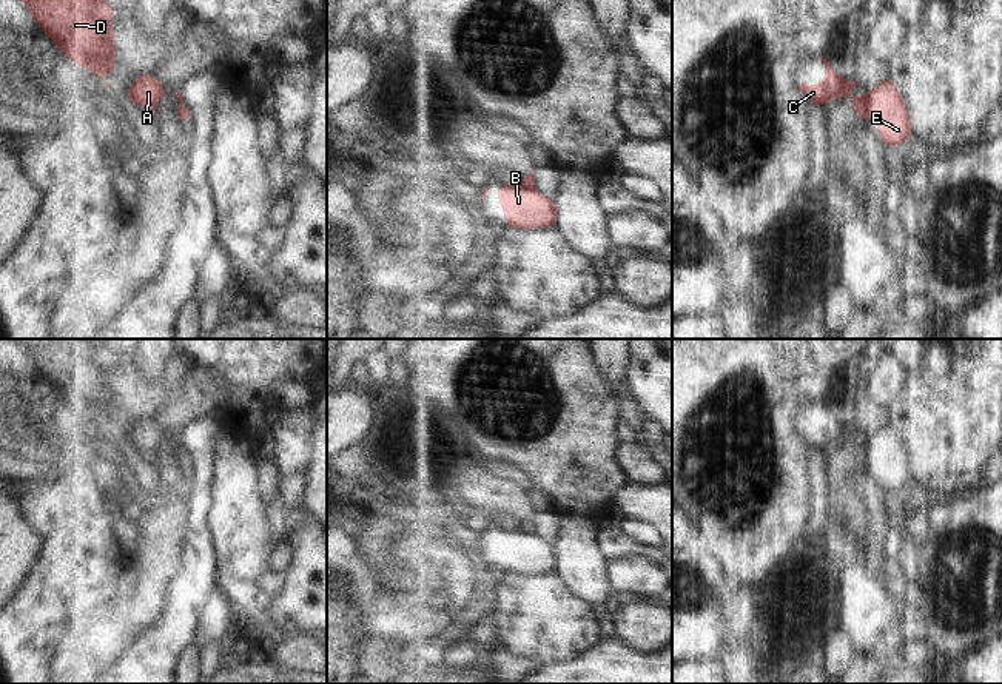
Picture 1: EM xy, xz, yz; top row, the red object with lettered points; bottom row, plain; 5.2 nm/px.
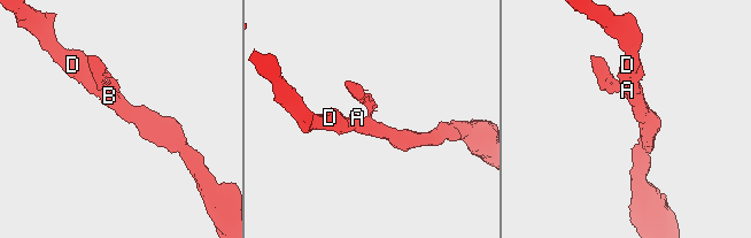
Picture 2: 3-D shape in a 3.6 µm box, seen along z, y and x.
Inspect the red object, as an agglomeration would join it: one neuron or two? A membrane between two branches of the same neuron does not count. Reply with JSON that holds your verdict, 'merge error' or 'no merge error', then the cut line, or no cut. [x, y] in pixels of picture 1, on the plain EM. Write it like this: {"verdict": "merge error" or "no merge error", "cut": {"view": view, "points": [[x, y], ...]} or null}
{"verdict": "merge error", "cut": {"view": "yz", "points": [[867, 441], [857, 461]]}}

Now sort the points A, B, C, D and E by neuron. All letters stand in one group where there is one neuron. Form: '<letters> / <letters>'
A B D E / C

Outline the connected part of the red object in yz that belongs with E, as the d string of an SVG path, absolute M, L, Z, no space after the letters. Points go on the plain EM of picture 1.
M883 424L868 436L859 464L866 467L871 461L876 462L877 481L883 488L897 493L902 487L910 485L908 453L891 424Z

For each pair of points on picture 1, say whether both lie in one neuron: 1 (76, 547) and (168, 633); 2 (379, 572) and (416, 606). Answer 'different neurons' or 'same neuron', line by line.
1: different neurons
2: different neurons

